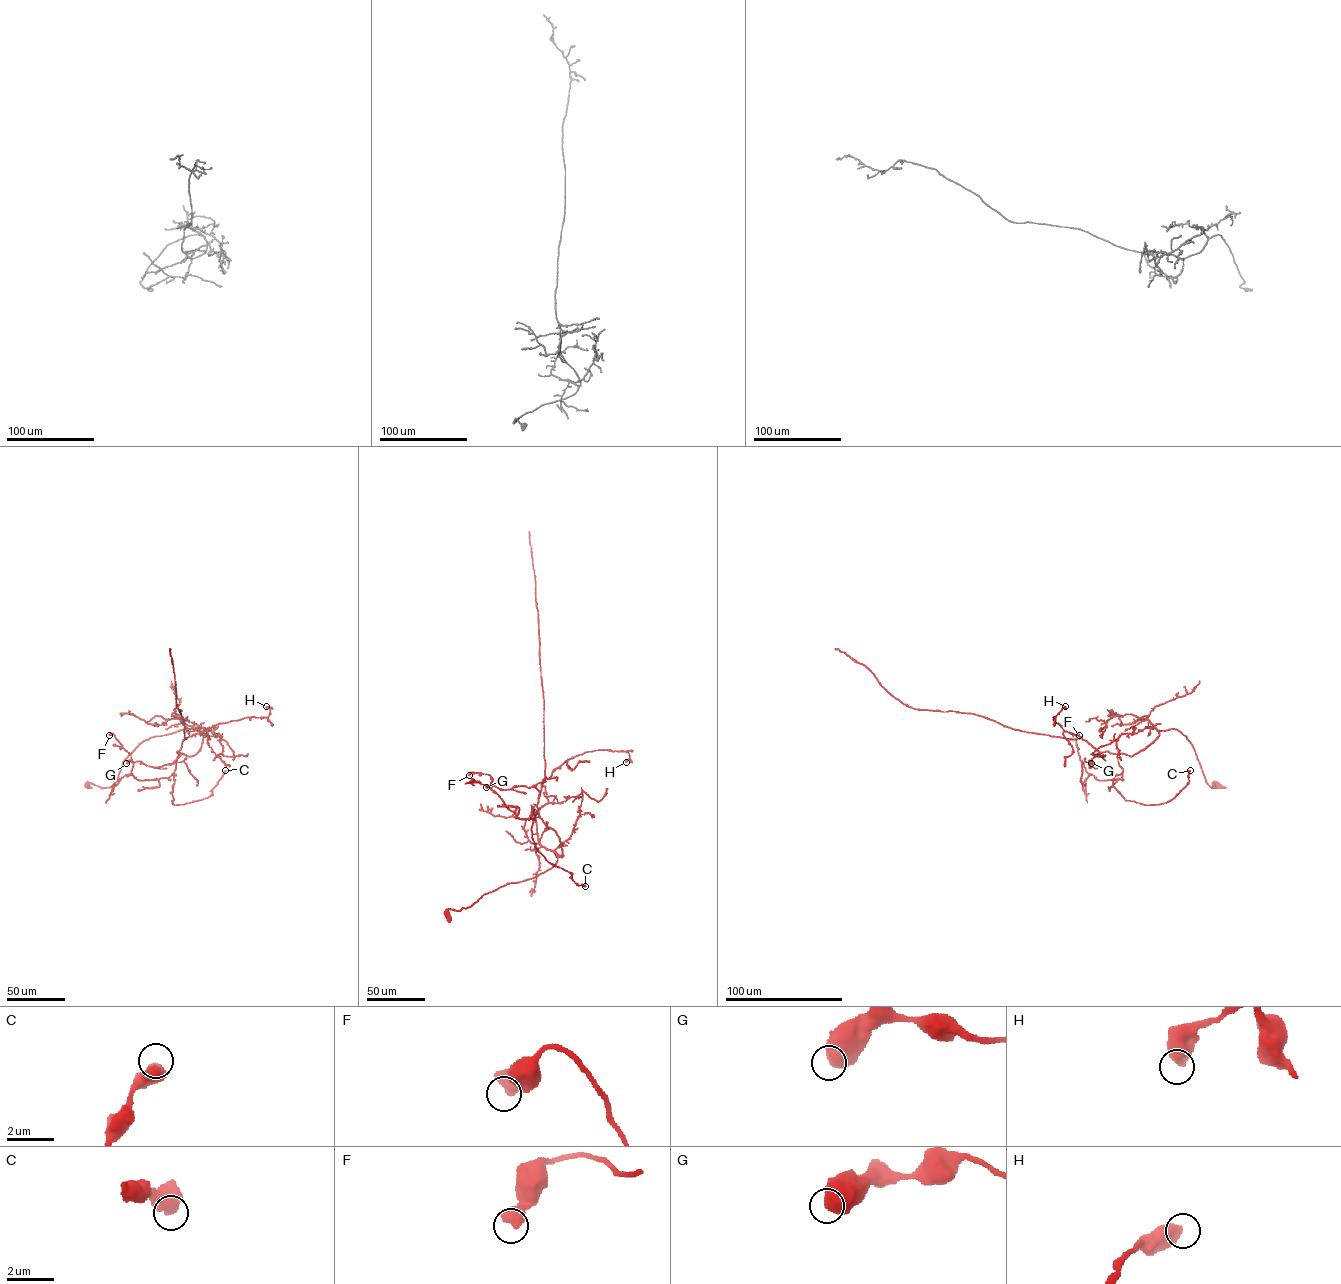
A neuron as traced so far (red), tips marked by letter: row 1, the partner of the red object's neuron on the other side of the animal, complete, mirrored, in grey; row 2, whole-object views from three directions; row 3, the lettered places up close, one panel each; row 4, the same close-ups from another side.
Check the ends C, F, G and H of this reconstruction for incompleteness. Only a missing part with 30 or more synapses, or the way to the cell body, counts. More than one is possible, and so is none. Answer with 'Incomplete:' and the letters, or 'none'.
Incomplete: none

